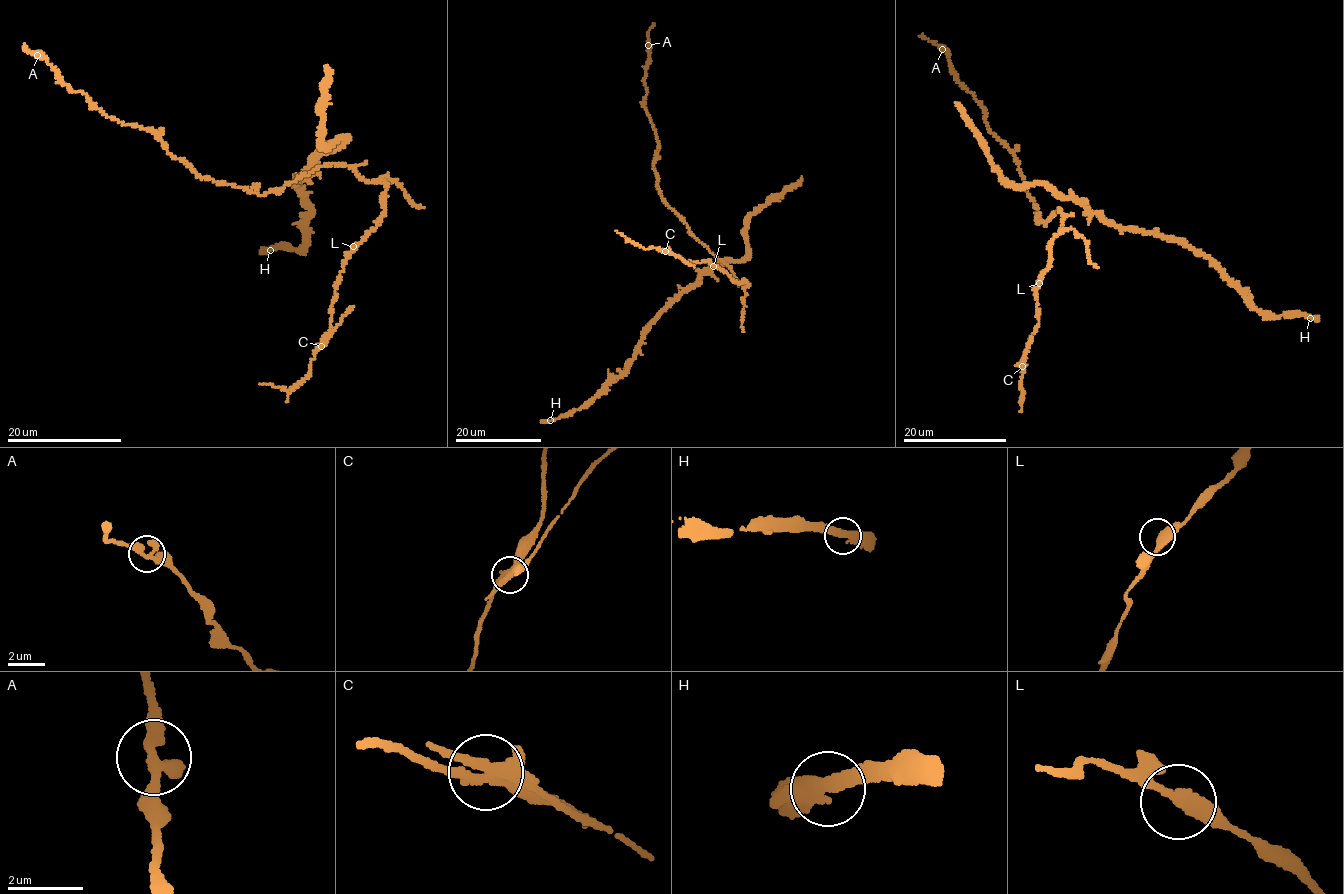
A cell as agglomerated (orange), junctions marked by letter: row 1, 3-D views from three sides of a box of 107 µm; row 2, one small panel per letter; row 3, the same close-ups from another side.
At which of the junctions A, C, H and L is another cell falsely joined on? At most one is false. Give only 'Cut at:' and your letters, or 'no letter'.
Cut at: C

